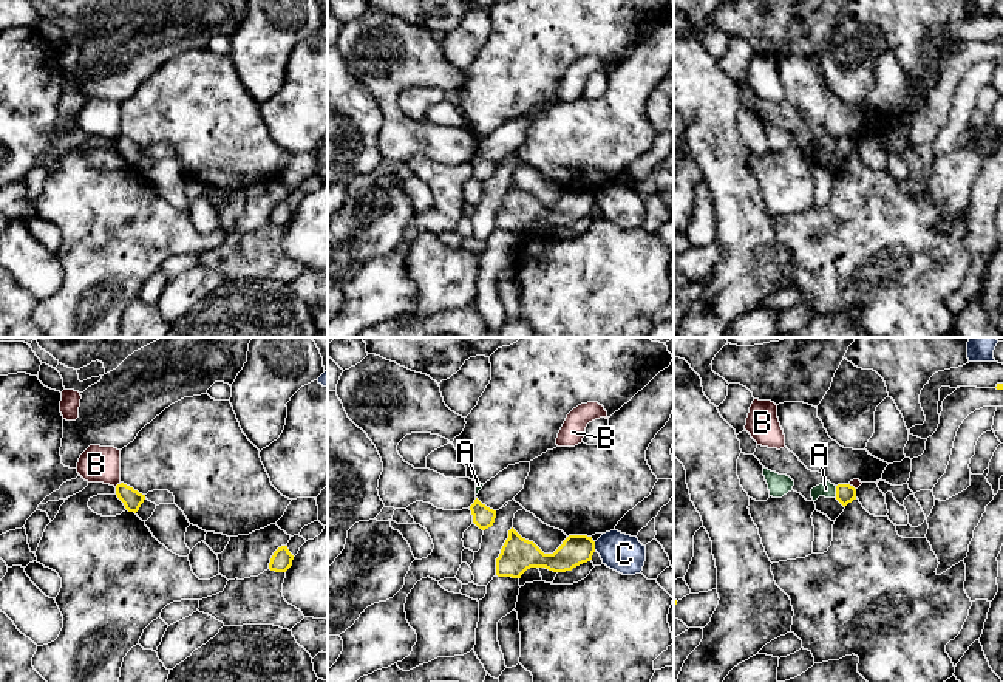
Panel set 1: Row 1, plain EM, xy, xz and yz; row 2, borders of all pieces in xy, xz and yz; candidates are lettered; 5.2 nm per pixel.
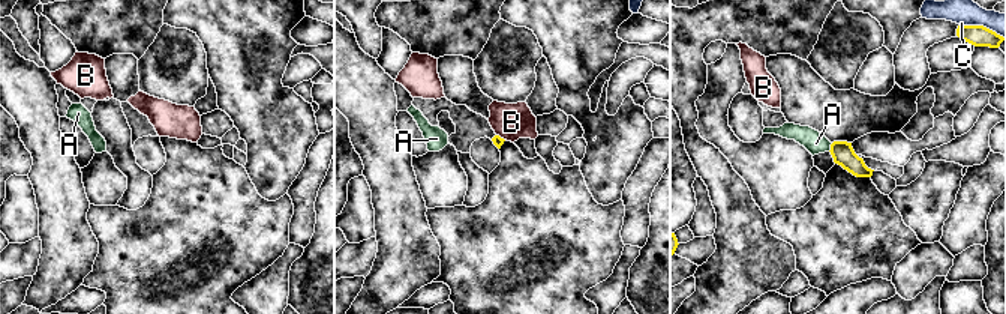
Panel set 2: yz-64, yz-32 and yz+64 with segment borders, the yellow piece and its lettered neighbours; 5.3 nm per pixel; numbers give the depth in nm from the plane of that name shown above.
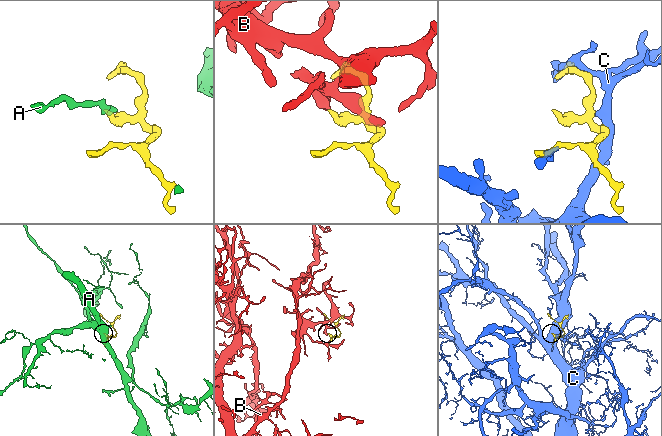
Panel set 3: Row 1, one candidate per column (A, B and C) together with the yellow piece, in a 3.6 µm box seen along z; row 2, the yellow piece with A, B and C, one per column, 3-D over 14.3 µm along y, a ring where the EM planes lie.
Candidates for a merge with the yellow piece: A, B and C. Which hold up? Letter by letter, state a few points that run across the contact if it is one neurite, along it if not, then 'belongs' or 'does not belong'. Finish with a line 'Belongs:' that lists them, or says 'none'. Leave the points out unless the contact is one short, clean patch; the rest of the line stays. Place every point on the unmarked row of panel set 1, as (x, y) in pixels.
A: line yz (846, 147), (836, 146), (826, 143); belongs
B: line xy (121, 136), (115, 139); does not belong
C: does not belong
Belongs: A

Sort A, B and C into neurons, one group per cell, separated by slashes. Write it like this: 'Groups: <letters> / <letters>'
Groups: A / B / C

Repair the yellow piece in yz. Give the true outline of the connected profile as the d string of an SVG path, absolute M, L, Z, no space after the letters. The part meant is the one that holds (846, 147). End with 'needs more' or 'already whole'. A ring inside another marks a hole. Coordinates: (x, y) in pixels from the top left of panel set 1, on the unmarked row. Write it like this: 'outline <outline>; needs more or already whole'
outline M824 135L822 138L811 142L811 152L816 155L819 150L836 152L844 161L856 153L856 142L850 138L831 138Z; needs more

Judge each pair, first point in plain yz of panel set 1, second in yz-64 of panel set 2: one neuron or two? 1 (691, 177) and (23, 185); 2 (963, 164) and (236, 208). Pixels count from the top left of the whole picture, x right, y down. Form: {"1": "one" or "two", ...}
{"1": "two", "2": "two"}

